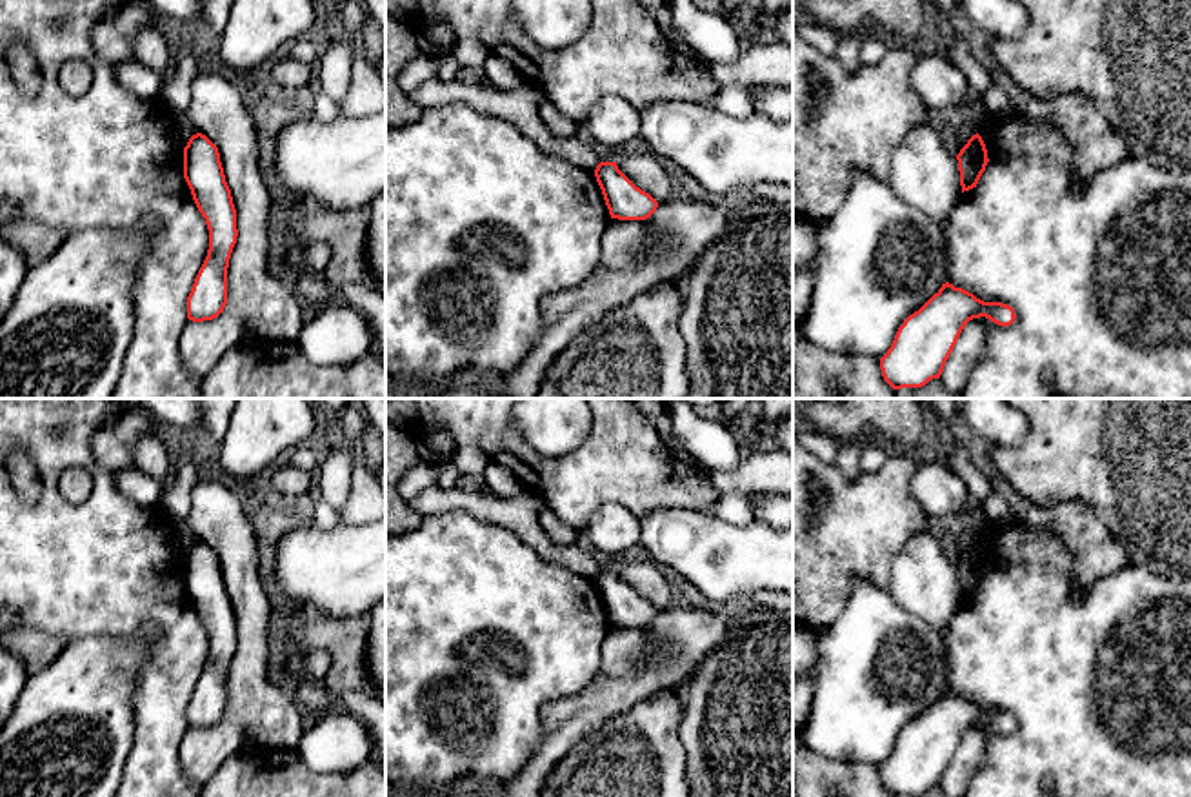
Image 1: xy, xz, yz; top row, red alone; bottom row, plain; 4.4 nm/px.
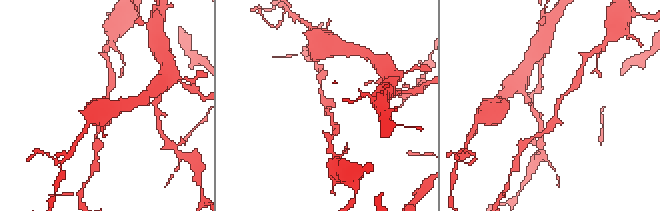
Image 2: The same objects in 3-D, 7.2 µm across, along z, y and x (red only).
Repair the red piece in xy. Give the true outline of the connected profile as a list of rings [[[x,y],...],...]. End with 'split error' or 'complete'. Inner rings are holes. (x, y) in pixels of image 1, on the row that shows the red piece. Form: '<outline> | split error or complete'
[[[202,133],[184,147],[184,178],[209,229],[207,257],[187,297],[187,318],[216,318],[227,304],[227,267],[236,244],[236,209],[218,147]]] | complete

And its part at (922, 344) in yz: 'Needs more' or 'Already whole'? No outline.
Already whole

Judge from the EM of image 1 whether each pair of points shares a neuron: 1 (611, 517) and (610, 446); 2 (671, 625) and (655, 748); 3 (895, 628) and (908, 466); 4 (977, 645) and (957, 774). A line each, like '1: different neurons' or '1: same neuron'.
1: different neurons
2: different neurons
3: different neurons
4: different neurons

